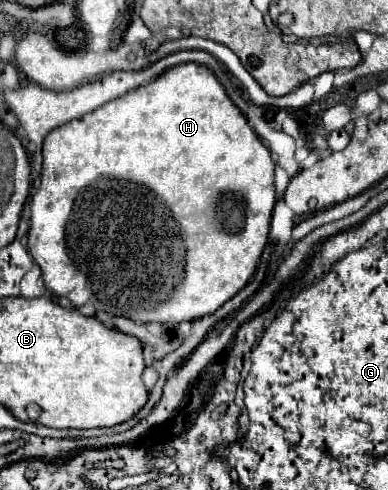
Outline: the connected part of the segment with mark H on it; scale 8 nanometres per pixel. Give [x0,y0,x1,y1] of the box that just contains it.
[27,63,275,323]

